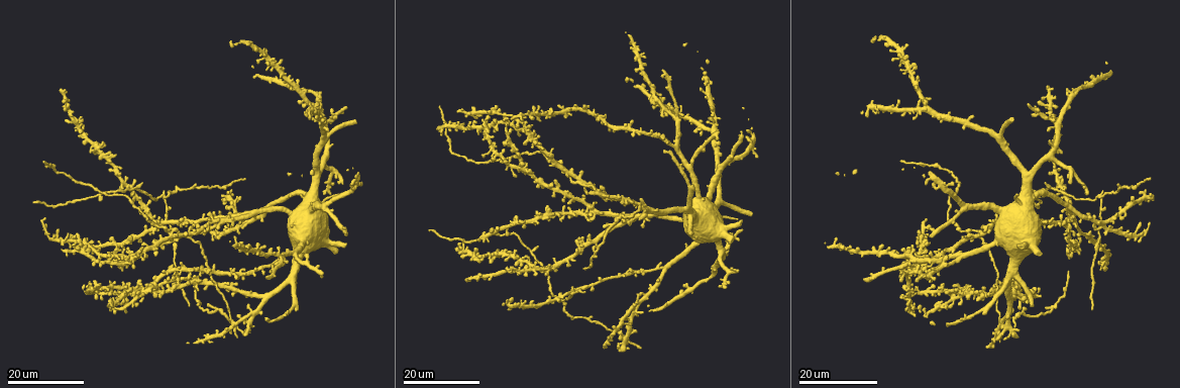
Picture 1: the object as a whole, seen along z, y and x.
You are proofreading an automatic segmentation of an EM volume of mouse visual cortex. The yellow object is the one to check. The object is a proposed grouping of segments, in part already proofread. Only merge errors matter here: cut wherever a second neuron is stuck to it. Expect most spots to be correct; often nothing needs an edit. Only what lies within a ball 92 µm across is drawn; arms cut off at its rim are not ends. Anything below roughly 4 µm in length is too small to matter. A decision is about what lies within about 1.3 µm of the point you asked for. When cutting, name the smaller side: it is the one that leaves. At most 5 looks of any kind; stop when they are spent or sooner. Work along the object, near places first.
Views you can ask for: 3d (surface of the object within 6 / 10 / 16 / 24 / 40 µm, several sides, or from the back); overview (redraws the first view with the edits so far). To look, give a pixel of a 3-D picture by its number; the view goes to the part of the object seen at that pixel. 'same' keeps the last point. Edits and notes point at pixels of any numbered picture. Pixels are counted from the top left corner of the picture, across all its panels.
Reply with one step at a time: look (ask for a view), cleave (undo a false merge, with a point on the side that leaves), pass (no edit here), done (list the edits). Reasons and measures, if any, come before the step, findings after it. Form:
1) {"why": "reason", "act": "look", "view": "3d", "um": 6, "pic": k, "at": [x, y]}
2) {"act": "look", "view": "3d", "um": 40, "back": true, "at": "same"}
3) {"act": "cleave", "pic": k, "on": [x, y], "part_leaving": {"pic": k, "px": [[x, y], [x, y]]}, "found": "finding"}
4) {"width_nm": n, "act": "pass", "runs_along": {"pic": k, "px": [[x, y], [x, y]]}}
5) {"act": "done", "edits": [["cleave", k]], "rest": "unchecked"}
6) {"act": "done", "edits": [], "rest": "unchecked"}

{"why": "two arms in line, one across", "act": "look", "view": "3d", "um": 24, "pic": 1, "at": [1098, 238]}

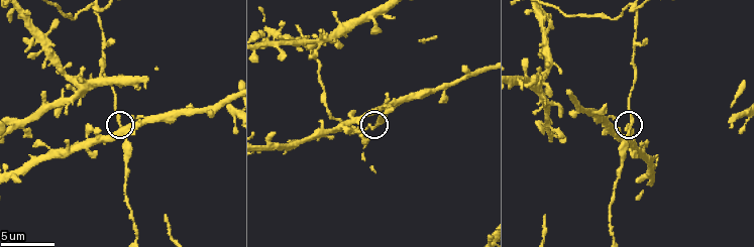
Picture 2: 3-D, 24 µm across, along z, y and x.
{"why": "zoom in", "act": "look", "view": "3d", "um": 10, "pic": 2, "at": [631, 125]}

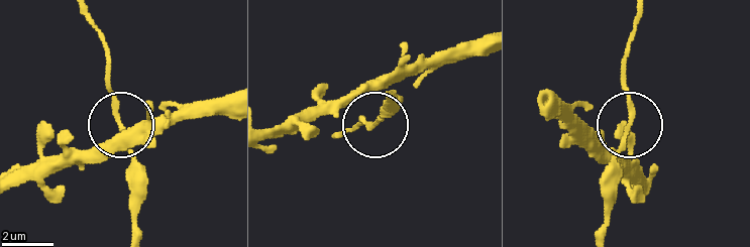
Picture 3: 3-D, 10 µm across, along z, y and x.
{"act": "pass", "found": "all the same neuron"}

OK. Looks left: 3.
{"why": "four-way junction", "act": "look", "view": "3d", "um": 24, "pic": 1, "at": [1100, 198]}

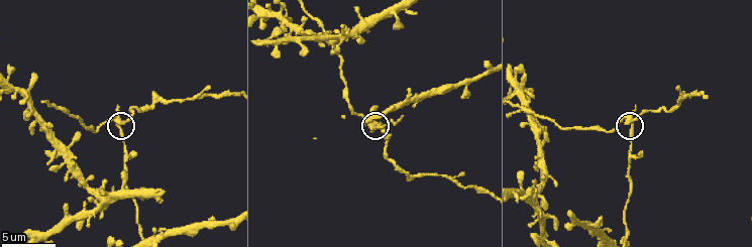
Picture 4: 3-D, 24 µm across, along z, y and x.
{"act": "look", "view": "3d", "um": 10, "pic": 4, "at": [123, 123]}

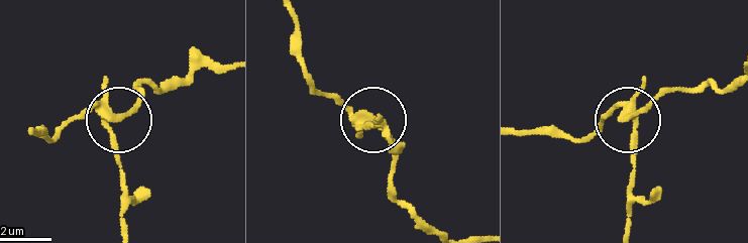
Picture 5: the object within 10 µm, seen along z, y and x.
{"arms": 4, "act": "cleave", "pic": 5, "on": [104, 76], "part_leaving": {"pic": 5, "px": [[104, 113], [80, 115], [49, 139], [36, 132]]}, "found": "two neurons meet here"}

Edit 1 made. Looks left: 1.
{"act": "done", "edits": [["cleave", 5]], "rest": "unchecked"}

